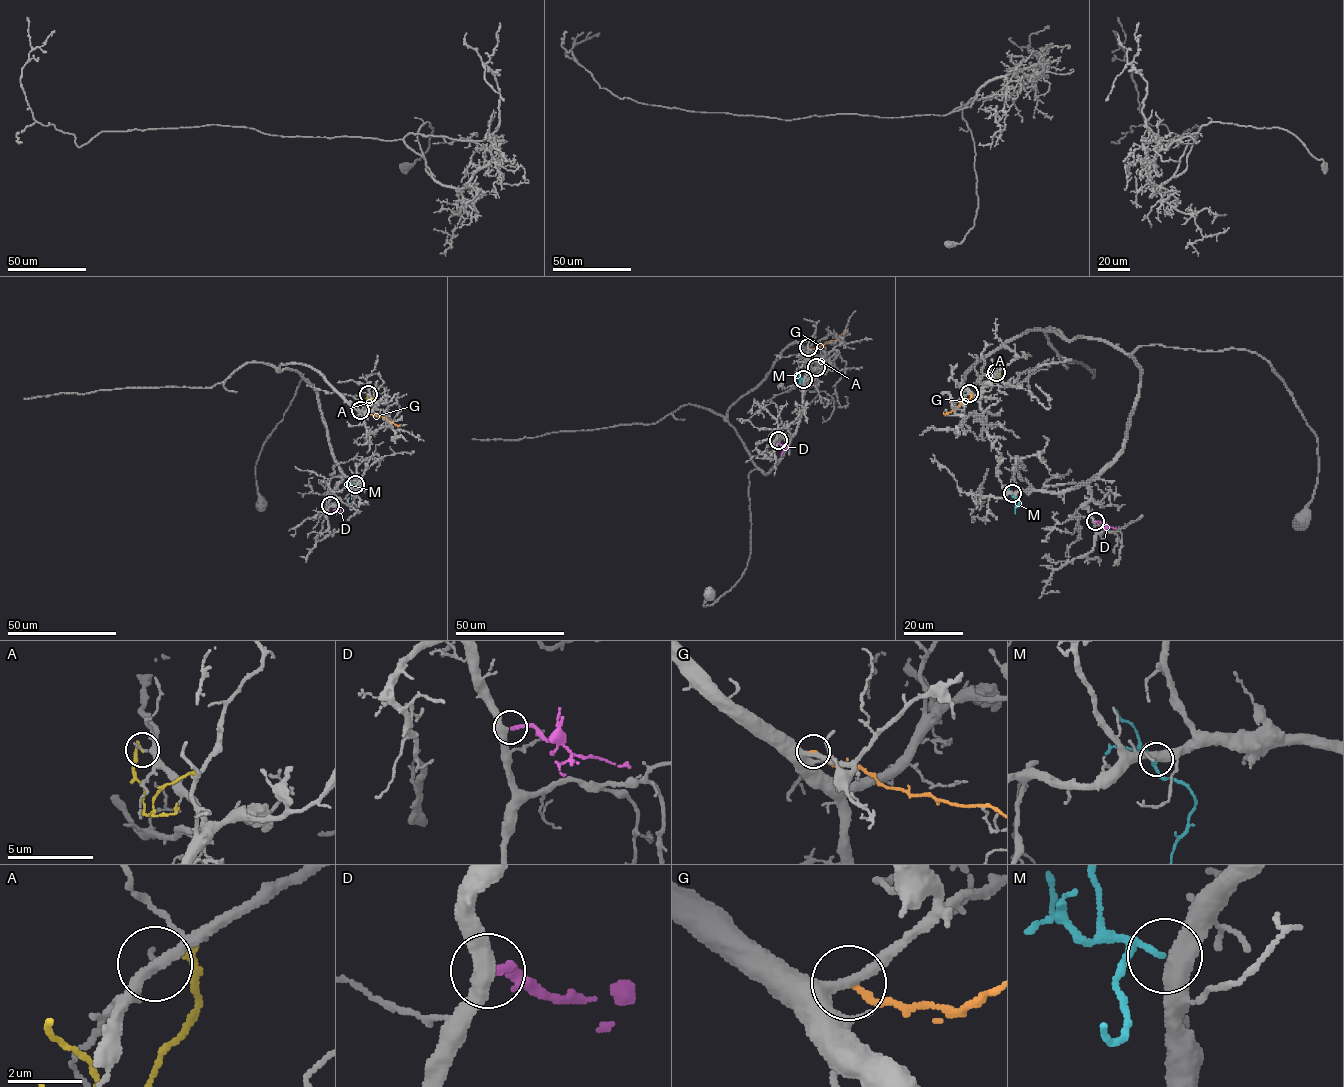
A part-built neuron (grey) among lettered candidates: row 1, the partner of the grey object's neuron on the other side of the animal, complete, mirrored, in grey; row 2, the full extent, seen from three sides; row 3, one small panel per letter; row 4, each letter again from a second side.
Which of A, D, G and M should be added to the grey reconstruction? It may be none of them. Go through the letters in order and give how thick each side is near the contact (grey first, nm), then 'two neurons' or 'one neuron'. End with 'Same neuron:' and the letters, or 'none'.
A: 240/80 nm | two neurons
D: 440/220 nm | one neuron
G: 340/200 nm | two neurons
M: 480/110 nm | one neuron
Same neuron: D, M

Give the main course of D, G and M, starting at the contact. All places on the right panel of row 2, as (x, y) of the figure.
D: (1095, 521), (1116, 529)
G: (969, 393), (971, 396), (968, 399), (944, 413)
M: (1012, 494), (1019, 500), (1014, 513)

